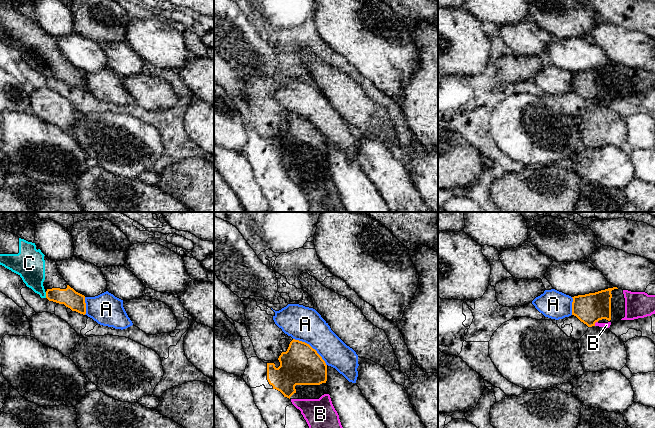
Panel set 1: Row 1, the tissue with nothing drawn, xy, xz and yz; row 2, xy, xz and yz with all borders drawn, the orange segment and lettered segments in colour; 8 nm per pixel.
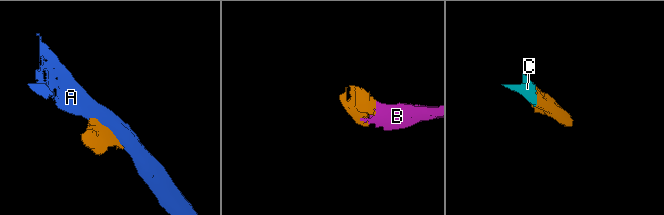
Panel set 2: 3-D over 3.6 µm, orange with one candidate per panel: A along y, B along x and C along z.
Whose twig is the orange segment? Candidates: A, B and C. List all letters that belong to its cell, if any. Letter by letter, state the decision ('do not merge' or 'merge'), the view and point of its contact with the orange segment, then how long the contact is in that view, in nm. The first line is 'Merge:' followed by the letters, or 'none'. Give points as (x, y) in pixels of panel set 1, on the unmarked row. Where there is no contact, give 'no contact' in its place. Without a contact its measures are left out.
Merge: B, C
A: do not merge | xz (311, 123) | 340 nm
B: merge | yz (595, 98) | 50 nm
C: merge | xy (46, 71) | 50 nm

